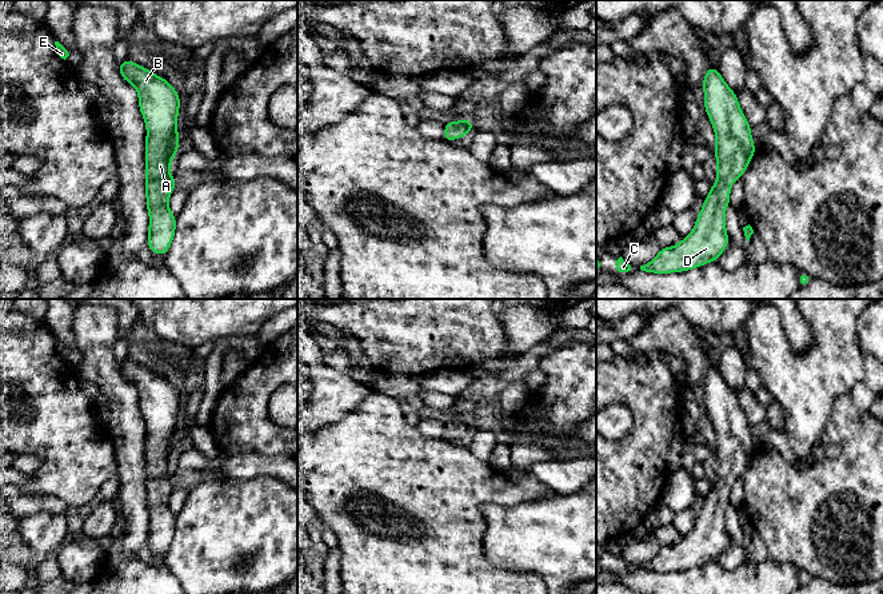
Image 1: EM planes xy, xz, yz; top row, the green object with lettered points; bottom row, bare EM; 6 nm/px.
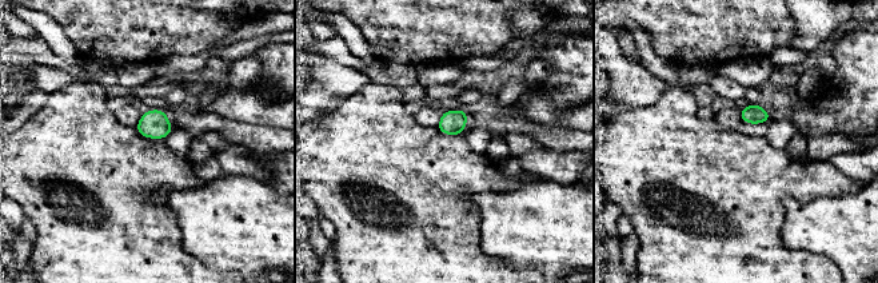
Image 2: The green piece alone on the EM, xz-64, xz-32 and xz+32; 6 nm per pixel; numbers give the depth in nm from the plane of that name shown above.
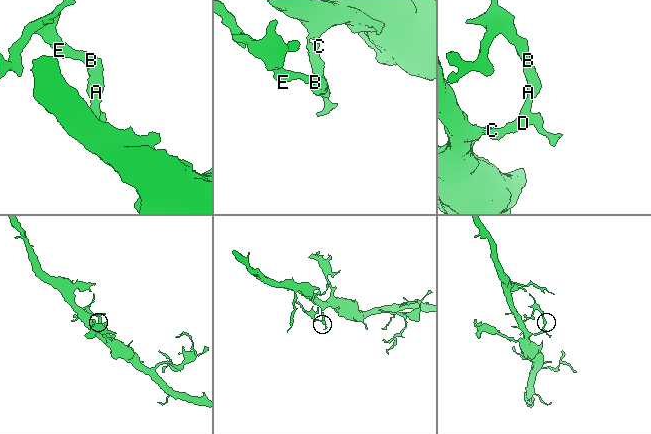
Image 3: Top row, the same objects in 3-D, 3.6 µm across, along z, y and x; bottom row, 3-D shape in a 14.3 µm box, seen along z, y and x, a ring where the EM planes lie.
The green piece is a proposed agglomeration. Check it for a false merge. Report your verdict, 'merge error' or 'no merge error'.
no merge error

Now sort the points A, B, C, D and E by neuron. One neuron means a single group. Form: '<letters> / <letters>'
A B C D E

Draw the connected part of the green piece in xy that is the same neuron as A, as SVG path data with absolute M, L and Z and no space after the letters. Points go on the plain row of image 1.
M129 358L119 363L121 376L132 383L139 395L145 435L145 503L149 514L149 549L156 554L168 551L175 530L176 517L168 507L169 495L176 486L169 462L175 459L179 446L176 420L180 395L171 382Z

